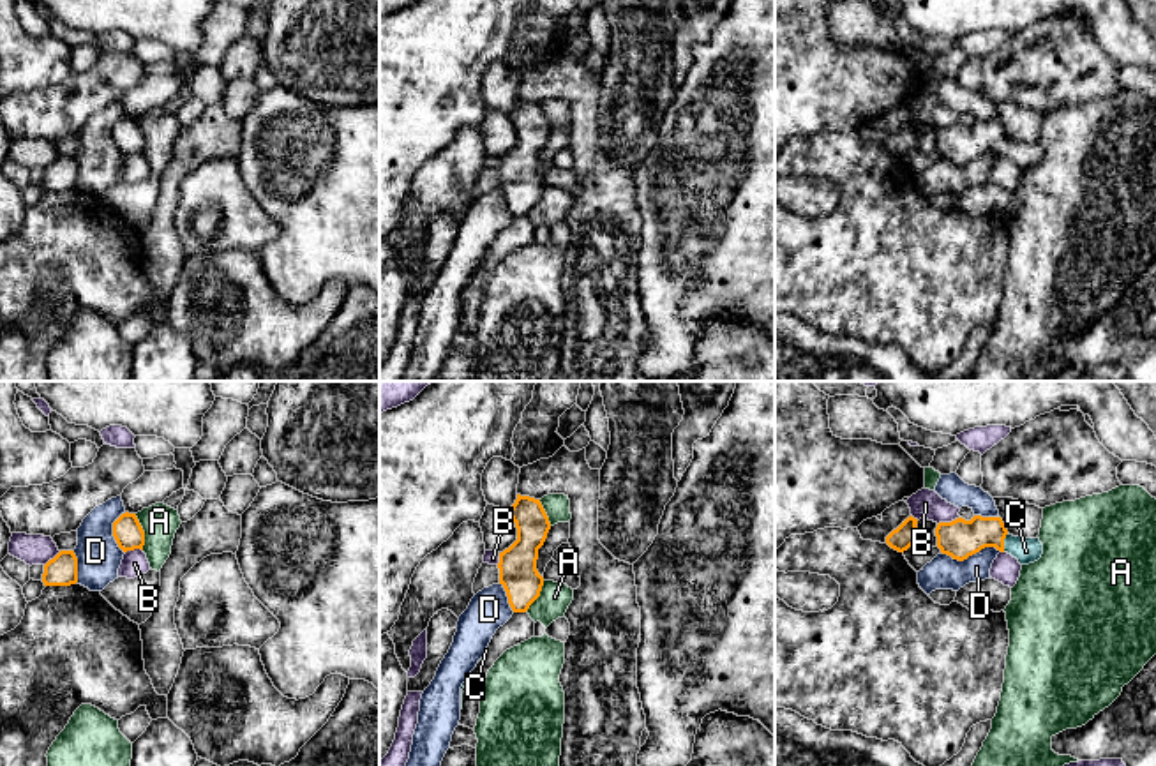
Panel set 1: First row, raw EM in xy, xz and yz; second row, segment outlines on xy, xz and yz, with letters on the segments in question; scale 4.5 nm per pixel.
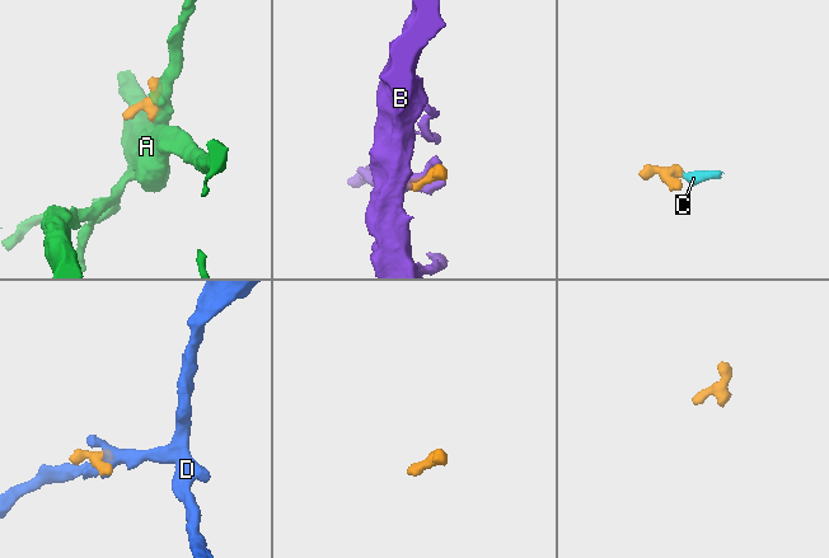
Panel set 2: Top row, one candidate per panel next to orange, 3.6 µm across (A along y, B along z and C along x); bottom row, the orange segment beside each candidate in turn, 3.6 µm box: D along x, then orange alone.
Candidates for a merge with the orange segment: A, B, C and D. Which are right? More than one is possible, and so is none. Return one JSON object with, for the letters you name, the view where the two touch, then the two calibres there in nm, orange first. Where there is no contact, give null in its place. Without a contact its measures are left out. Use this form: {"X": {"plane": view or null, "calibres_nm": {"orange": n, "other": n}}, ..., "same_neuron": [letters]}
{"C": {"plane": "yz", "calibres_nm": {"orange": 180, "other": 110}}, "same_neuron": ["C"]}

